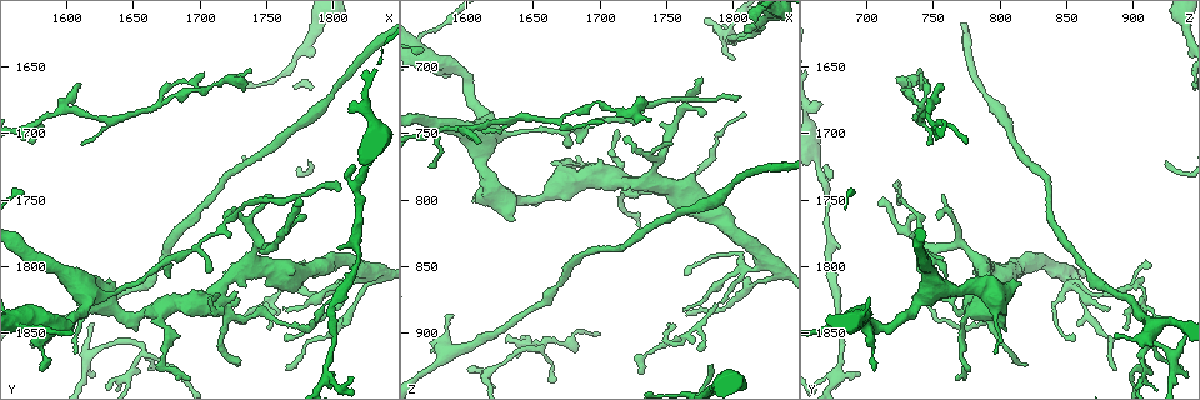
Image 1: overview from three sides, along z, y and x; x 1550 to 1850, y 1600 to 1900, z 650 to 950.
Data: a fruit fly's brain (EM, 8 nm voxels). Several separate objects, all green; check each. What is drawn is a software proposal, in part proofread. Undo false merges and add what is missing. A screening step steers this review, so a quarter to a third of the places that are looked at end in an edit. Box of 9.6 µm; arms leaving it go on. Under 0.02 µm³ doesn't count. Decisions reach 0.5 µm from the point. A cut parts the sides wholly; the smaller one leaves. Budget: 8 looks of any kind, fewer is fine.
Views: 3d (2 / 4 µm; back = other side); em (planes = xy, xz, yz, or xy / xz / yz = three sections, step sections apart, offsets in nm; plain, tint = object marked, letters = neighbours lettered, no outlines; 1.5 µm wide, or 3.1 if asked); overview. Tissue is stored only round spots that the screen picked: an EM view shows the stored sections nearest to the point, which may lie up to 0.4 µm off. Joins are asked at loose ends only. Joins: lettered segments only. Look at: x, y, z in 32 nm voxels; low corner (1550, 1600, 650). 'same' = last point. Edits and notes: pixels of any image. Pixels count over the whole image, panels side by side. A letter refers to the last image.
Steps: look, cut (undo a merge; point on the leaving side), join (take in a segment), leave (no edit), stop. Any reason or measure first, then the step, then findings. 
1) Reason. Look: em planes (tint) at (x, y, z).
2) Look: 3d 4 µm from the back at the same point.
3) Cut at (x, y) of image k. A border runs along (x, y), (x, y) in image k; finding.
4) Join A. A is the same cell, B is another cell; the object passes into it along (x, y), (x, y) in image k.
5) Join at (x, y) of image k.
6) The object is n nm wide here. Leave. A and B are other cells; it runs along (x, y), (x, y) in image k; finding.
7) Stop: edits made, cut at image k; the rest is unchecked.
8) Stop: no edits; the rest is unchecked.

Free end. Look: em xy step 8 (letters) at (1612, 1662, 758).

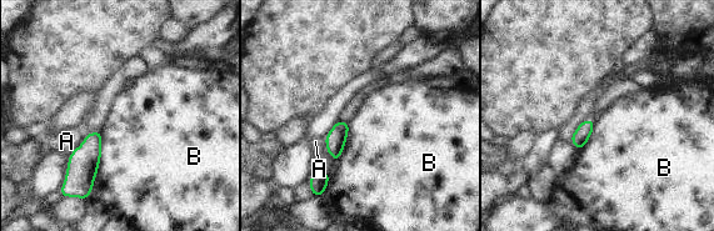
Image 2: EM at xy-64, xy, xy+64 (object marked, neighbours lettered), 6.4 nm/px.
Leave. A and B are other cells; a border runs along (101, 131), (100, 162), (89, 195) in image 2; none of them fits.

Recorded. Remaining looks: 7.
An open end. Look: em planes (tint) at (1728, 1870, 822).

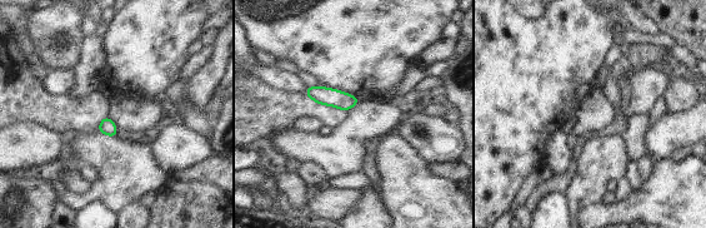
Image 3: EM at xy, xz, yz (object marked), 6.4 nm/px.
What lies round it. Look: em planes (letters) at the same point.

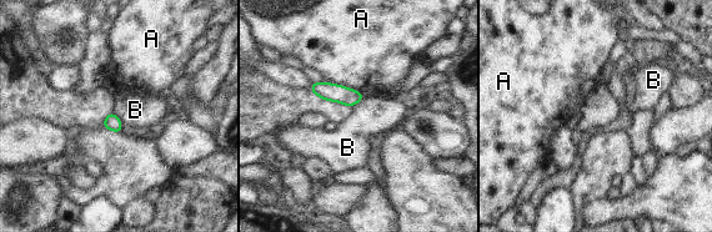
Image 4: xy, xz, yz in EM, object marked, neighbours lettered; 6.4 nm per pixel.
Leave. A and B are other cells; a border runs along (113, 111), (123, 126) in image 4; no lettered segment goes on from it.

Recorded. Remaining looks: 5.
An open end. Look: em planes (letters) at (1732, 1842, 926).

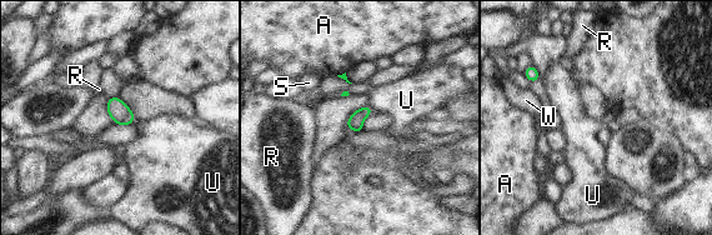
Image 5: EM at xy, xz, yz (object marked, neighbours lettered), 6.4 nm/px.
Leave. A, R, S, U and W are other cells; a border runs along (367, 104), (374, 111) in image 5; none of them fits.

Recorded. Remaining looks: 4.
Stop: no edits; the rest is unchecked.

